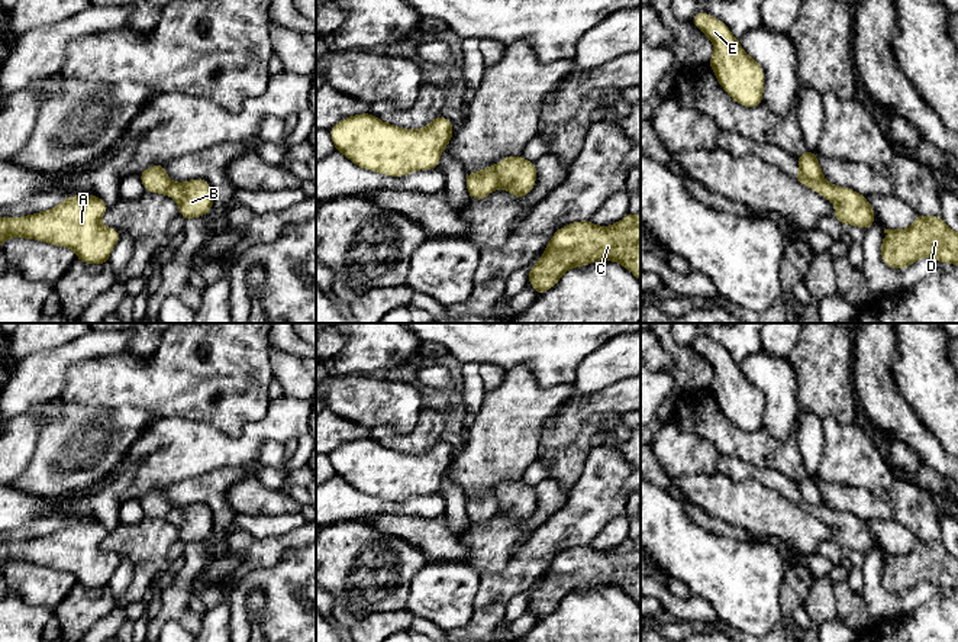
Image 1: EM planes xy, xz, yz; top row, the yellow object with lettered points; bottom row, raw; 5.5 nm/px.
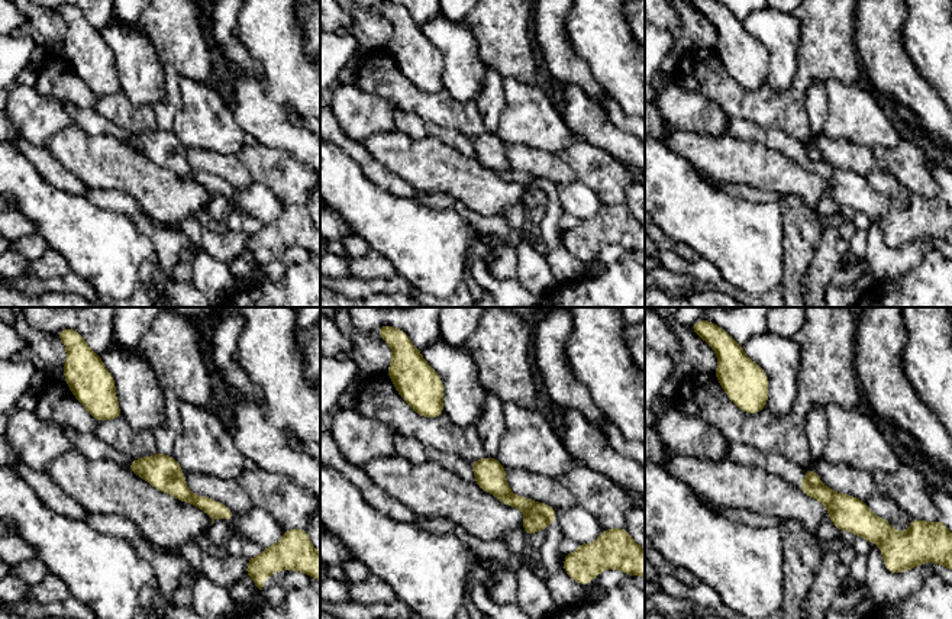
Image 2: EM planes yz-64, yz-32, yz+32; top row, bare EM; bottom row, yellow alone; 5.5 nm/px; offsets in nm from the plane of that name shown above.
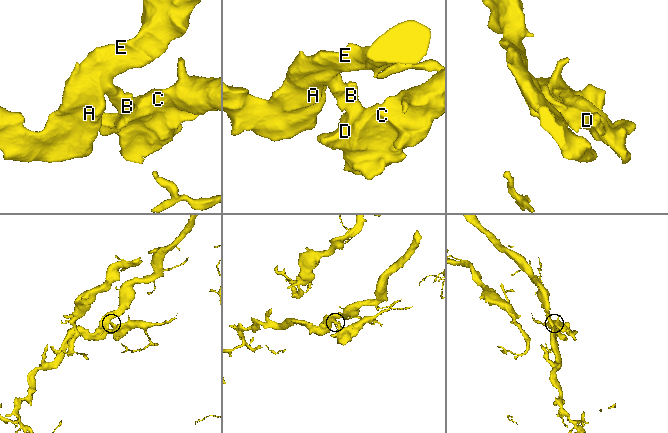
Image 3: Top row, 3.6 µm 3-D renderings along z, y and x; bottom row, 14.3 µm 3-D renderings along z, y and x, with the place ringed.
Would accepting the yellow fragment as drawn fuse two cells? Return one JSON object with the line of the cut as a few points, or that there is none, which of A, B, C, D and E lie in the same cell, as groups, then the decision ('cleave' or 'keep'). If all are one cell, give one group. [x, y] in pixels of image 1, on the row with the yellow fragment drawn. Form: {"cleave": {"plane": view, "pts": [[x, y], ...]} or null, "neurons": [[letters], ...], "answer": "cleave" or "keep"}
{"cleave": {"plane": "yz", "pts": [[800, 171], [805, 178], [823, 180]]}, "neurons": [["A", "E"], ["B", "C", "D"]], "answer": "cleave"}

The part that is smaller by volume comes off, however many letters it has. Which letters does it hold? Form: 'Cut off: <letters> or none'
Cut off: B, C, D

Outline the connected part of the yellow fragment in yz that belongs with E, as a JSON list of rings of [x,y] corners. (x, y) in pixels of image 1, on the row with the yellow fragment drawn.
[[[700,12],[691,17],[713,43],[715,52],[709,61],[717,83],[741,106],[762,104],[764,70],[741,46],[726,23]]]

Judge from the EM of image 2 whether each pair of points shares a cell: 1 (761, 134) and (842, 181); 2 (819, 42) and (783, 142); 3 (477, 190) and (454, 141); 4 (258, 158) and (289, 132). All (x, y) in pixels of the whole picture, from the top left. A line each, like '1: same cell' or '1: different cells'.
1: same cell
2: different cells
3: different cells
4: different cells

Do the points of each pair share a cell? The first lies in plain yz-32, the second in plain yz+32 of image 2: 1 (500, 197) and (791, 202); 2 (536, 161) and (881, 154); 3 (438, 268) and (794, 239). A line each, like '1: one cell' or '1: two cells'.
1: two cells
2: two cells
3: two cells

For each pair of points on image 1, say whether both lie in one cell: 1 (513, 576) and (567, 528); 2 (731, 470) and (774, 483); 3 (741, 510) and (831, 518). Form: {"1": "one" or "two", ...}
{"1": "one", "2": "one", "3": "two"}

